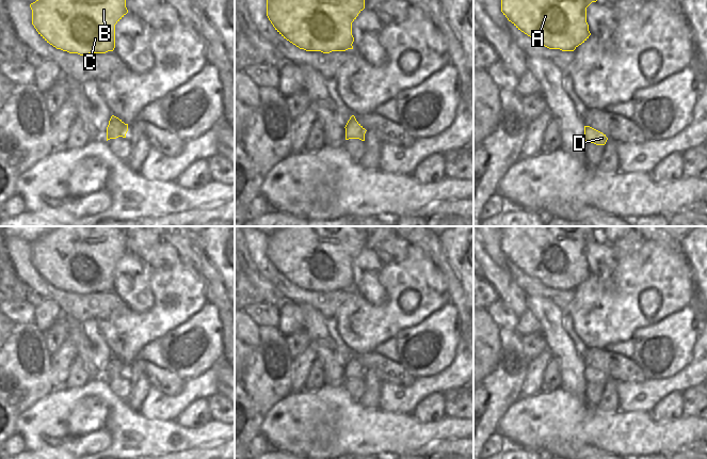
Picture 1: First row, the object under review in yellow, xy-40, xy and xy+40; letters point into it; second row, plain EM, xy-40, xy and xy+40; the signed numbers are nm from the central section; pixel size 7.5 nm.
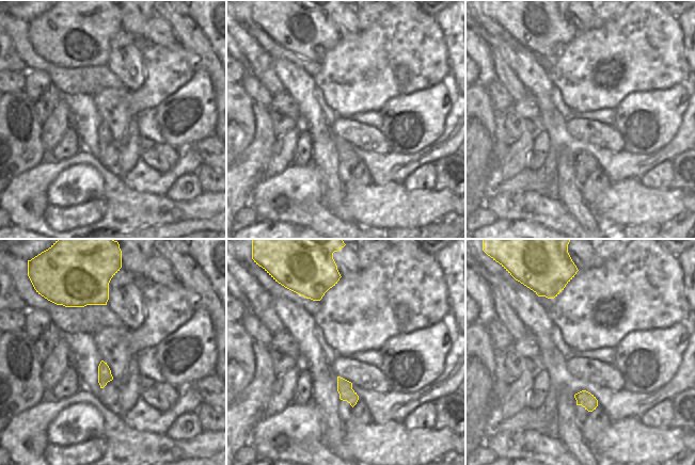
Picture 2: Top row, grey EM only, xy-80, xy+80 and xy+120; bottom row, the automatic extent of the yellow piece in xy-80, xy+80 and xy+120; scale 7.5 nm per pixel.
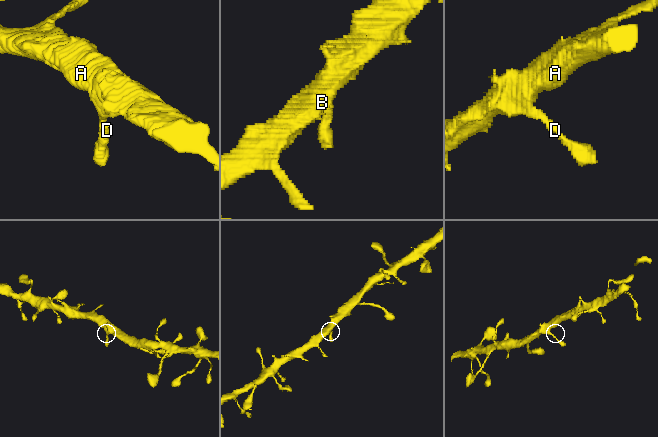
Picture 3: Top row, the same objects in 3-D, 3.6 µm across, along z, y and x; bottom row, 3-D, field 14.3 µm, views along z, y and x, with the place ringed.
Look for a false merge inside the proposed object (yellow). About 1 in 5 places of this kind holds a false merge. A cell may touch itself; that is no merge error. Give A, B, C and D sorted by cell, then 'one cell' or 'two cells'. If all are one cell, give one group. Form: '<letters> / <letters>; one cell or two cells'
A B C D; one cell

